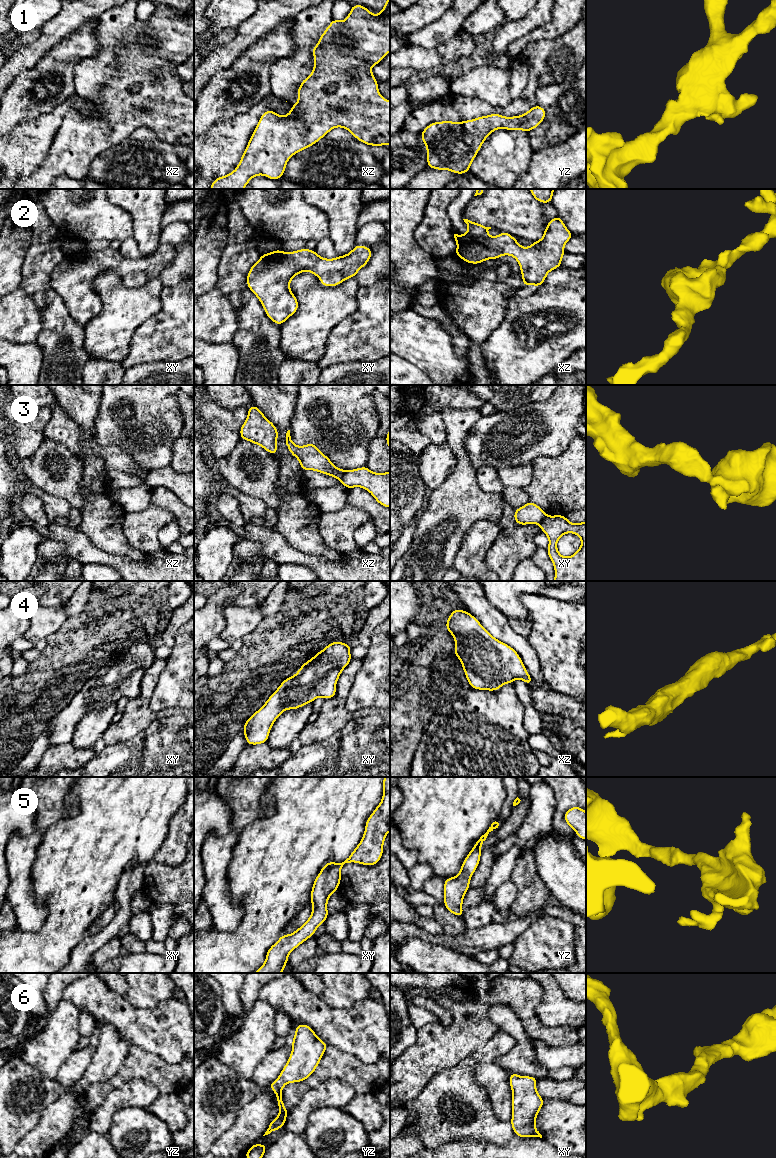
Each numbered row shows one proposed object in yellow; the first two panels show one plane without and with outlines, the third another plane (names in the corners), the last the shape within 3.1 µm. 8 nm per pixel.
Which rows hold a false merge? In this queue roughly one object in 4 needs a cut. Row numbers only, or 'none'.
3

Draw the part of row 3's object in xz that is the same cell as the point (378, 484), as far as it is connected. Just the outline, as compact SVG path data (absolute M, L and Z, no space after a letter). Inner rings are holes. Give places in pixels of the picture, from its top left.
M368 467L346 470L341 483L347 488L362 487L372 494L377 503L390 508L390 471L374 473Z

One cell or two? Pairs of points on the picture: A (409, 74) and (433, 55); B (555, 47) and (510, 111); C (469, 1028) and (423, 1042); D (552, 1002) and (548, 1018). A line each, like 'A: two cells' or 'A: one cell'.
A: two cells
B: one cell
C: one cell
D: one cell

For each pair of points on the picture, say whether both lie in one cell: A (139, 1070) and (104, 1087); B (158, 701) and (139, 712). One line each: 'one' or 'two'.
A: one
B: two

